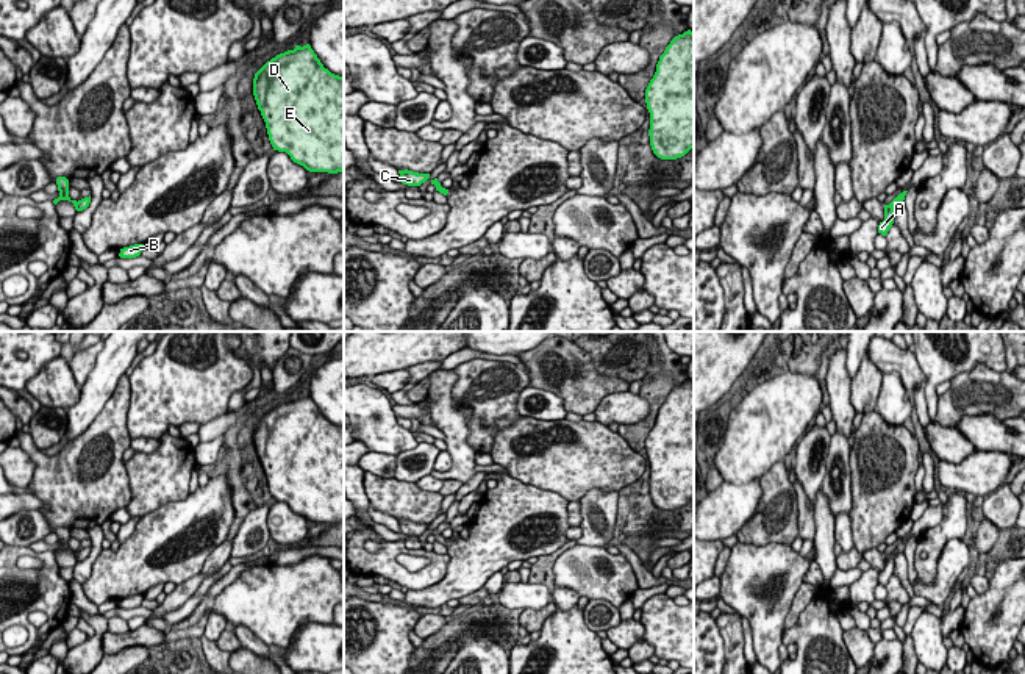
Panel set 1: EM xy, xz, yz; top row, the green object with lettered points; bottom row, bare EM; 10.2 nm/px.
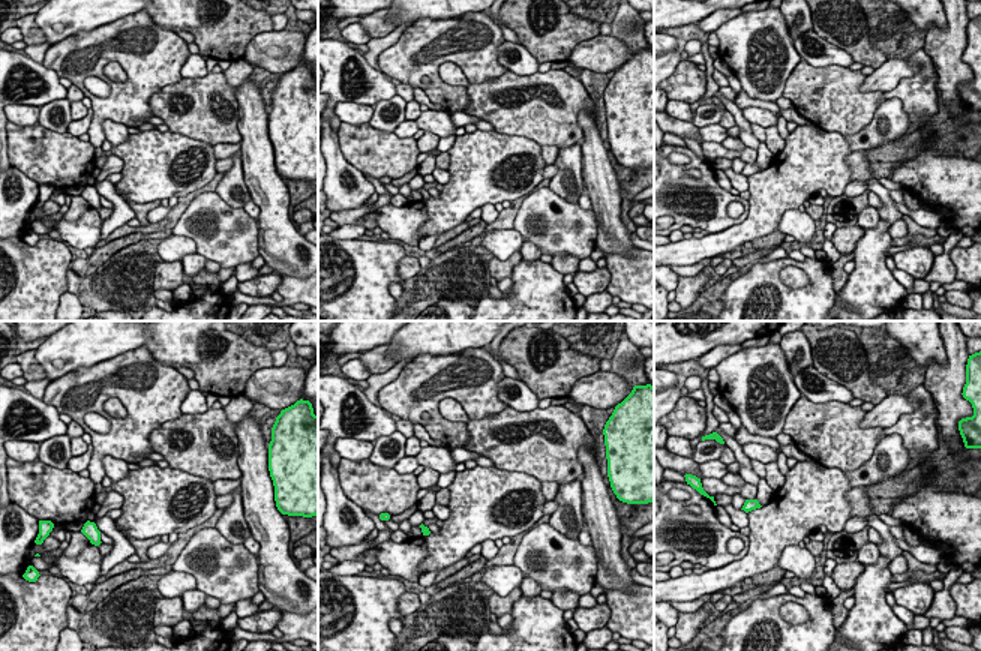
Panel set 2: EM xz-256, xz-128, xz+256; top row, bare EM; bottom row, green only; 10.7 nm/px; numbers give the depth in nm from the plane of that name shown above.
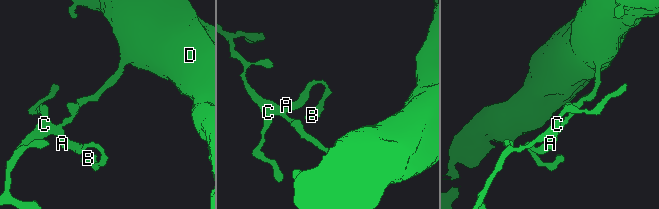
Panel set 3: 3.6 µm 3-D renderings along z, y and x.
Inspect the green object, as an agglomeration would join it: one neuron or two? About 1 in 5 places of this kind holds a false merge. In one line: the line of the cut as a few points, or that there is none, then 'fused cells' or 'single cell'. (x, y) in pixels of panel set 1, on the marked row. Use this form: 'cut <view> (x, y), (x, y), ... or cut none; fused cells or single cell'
cut none; single cell

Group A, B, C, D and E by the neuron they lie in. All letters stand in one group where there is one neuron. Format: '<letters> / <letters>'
A B C D E

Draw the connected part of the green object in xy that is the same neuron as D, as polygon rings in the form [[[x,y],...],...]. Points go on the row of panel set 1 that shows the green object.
[[[309,44],[277,55],[253,78],[253,95],[266,122],[273,150],[286,152],[309,172],[338,174],[344,170],[344,77],[323,67]]]

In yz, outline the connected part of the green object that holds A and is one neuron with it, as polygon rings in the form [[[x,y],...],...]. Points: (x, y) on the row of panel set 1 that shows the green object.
[[[903,191],[902,194],[898,194],[889,205],[884,205],[884,220],[880,222],[878,225],[878,233],[881,233],[883,236],[888,235],[889,228],[894,224],[894,208],[897,203],[905,200],[908,191]]]

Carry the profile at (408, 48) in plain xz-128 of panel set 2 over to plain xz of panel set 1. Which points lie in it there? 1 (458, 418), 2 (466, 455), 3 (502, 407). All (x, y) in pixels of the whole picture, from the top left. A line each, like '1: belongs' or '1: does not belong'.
1: does not belong
2: does not belong
3: belongs

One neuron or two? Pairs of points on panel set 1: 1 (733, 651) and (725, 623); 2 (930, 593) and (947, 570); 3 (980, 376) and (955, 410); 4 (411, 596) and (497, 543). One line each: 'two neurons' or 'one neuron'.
1: one neuron
2: one neuron
3: one neuron
4: one neuron

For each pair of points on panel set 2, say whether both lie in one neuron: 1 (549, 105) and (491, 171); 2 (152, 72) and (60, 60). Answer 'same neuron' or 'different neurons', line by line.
1: different neurons
2: same neuron

